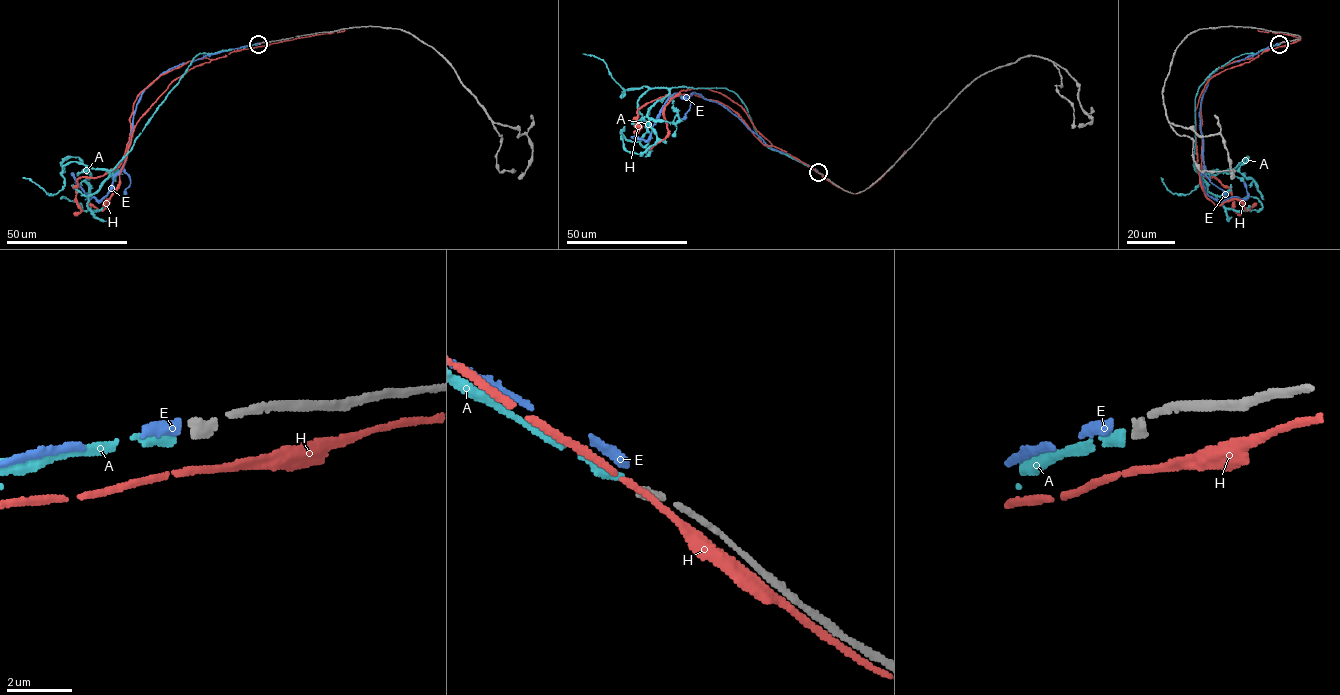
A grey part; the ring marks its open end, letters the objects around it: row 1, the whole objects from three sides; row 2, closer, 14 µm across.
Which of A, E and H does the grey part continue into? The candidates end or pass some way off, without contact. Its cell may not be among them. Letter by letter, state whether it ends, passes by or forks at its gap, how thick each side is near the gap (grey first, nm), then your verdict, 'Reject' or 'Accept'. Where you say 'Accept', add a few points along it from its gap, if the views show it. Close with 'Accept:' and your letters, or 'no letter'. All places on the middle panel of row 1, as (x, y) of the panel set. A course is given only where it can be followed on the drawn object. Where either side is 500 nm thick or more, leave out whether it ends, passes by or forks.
A: It ends there. Thickness 360 nm (grey) against 360 nm. Accept. Its course: (817, 172), (766, 146), (734, 92), (644, 86), (629, 88), (622, 95), (624, 90), (607, 64), (582, 53)
E: It ends there. Thickness 360 nm (grey) against 360 nm. Reject
H: It passes by. Thickness 360 nm (grey) against 180 nm. Reject
Accept: A

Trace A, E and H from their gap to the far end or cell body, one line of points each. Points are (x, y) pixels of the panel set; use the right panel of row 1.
A: (1279, 44), (1231, 59), (1199, 87), (1193, 166), (1201, 182), (1190, 193), (1171, 193), (1160, 177)
E: (1278, 44), (1217, 69), (1210, 77), (1202, 95), (1199, 127), (1203, 190), (1219, 200), (1245, 198), (1244, 172)
H: (1279, 46), (1214, 75), (1196, 109), (1197, 169), (1205, 195), (1215, 205), (1237, 199), (1247, 210), (1256, 203)

